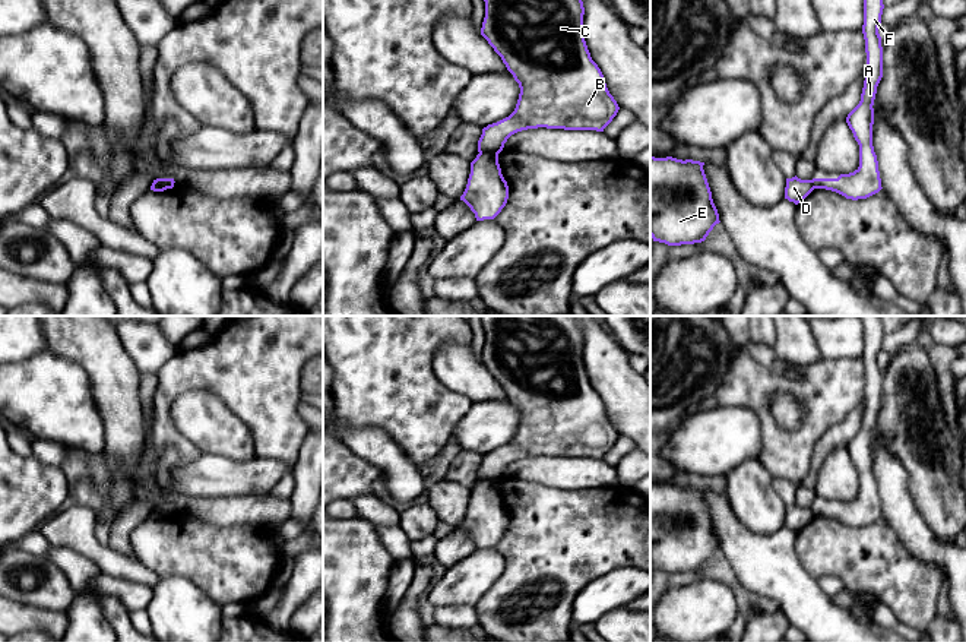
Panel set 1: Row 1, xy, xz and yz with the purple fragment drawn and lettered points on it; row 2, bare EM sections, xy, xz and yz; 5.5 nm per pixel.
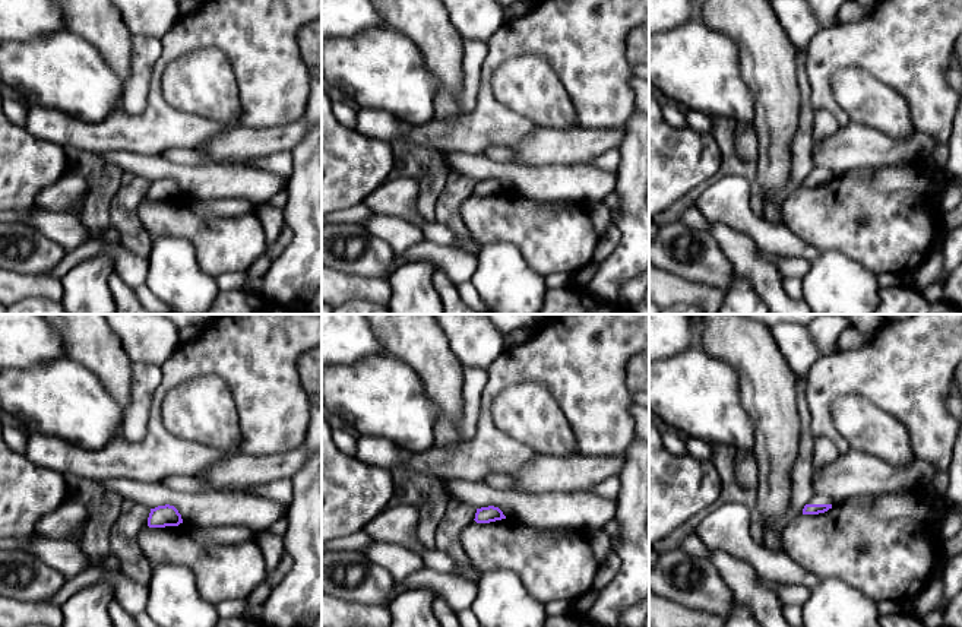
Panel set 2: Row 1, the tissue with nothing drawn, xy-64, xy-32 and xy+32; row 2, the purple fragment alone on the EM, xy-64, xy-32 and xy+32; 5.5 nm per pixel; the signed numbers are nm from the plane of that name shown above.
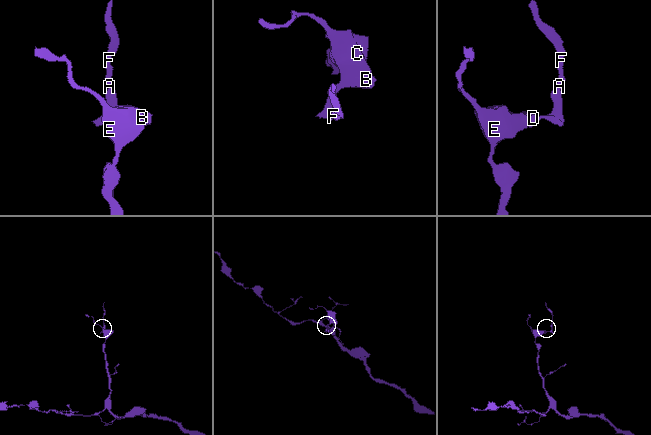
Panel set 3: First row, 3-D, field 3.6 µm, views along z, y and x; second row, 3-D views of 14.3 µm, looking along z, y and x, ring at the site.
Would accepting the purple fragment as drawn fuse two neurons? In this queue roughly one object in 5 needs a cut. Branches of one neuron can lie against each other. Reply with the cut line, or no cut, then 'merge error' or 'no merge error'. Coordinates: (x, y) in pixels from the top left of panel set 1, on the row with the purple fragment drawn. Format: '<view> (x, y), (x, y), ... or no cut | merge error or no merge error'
xz (499, 151), (480, 152) | merge error

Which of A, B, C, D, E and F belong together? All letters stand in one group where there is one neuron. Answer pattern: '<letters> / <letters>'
A F / B C D E

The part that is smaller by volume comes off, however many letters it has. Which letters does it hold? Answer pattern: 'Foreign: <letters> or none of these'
Foreign: A, F

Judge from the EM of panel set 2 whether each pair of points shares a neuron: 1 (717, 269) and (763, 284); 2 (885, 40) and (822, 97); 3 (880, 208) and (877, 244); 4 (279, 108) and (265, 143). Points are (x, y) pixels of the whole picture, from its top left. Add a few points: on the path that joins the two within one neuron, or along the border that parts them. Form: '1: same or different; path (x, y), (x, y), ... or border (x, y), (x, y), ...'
1: different; border (717, 243), (736, 272)
2: same; path (864, 44), (851, 46), (822, 76)
3: same; path (880, 217), (880, 236)
4: different; border (304, 113), (290, 123), (277, 126), (237, 126)

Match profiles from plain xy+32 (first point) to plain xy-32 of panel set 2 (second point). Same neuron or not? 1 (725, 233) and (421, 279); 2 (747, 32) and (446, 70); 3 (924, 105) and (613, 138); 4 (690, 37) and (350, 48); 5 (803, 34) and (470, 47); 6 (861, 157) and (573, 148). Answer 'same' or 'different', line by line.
1: different
2: same
3: different
4: same
5: different
6: same

